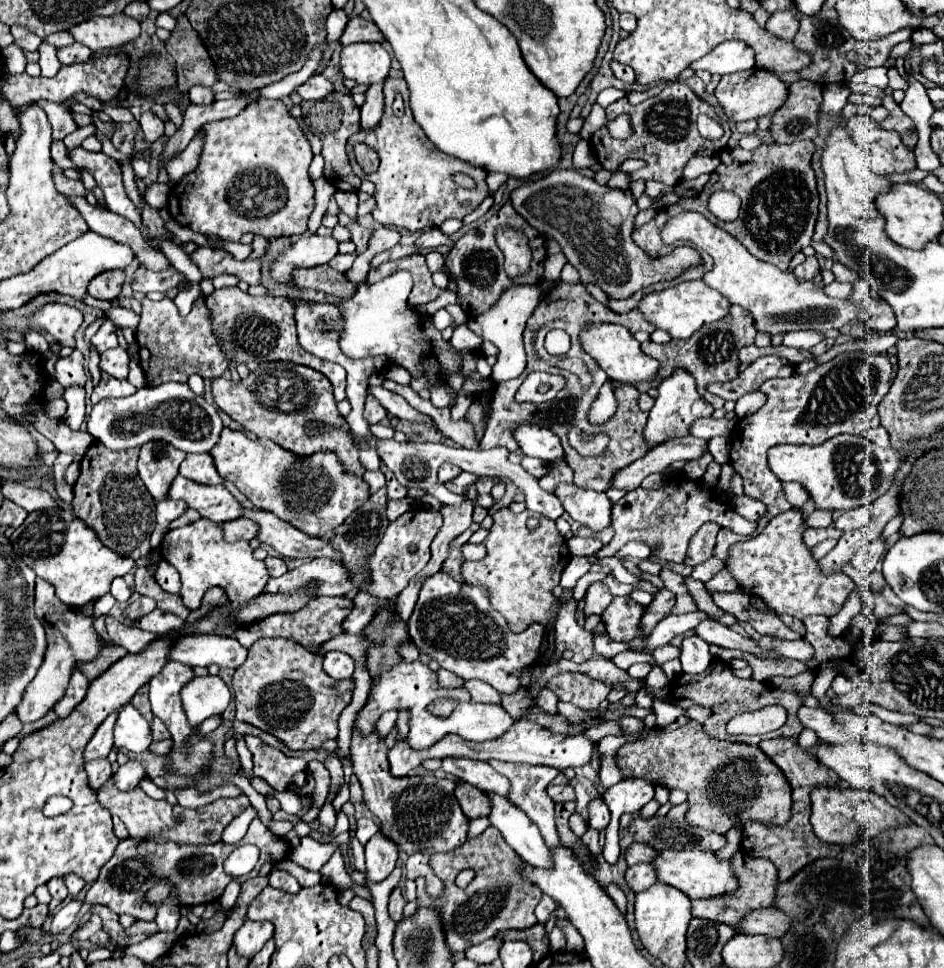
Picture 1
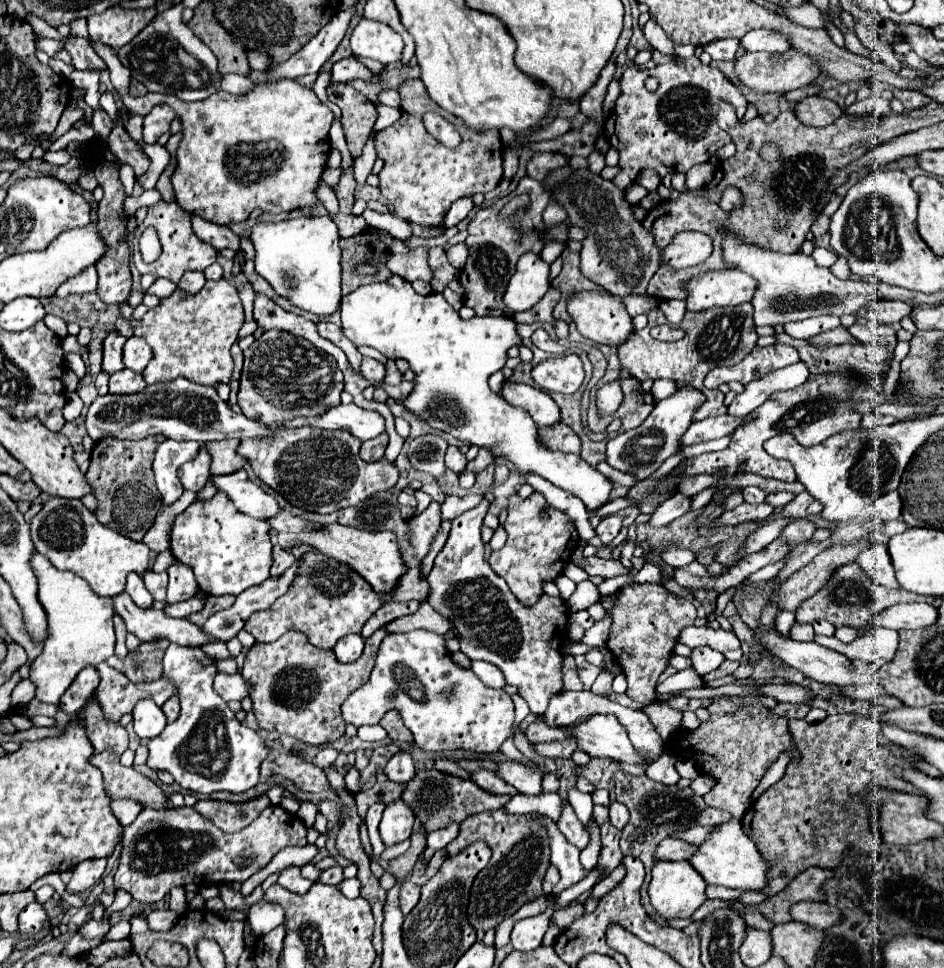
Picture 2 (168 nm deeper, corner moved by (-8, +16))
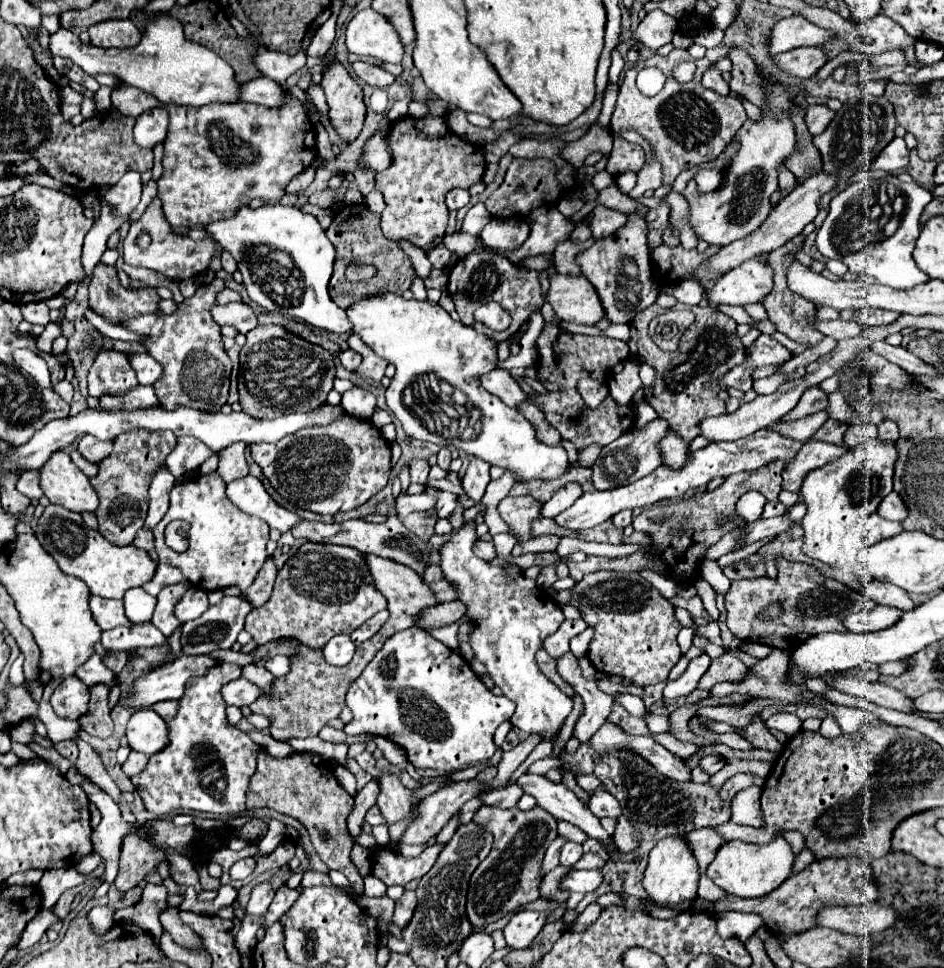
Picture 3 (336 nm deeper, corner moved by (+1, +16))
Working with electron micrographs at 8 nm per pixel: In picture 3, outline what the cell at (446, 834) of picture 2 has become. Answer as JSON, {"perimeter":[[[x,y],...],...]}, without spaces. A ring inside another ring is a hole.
{"perimeter":[[[471,798],[469,802],[465,802],[463,804],[463,808],[461,808],[461,824],[467,824],[469,820],[473,820],[473,816],[475,816],[475,812],[479,810],[483,806],[483,800],[479,800],[479,798]]]}

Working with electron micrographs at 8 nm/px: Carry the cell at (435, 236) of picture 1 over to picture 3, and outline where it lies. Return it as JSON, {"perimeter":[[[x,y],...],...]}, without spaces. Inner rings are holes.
{"perimeter":[[[453,188],[451,192],[447,192],[445,198],[447,198],[447,208],[449,208],[451,212],[455,212],[455,210],[467,206],[467,202],[469,202],[469,192],[463,190],[463,188]]]}

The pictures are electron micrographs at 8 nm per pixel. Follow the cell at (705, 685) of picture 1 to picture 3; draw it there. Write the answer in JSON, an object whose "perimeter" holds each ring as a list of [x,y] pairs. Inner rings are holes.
{"perimeter":[[[725,652],[723,656],[713,658],[709,670],[705,672],[705,676],[699,682],[699,688],[711,690],[719,682],[735,682],[737,684],[745,672],[747,672],[747,666],[731,652]]]}

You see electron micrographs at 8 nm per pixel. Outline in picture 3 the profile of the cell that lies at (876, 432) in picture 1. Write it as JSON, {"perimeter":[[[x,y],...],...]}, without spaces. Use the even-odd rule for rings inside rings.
{"perimeter":[[[865,424],[865,426],[849,426],[847,432],[845,432],[845,446],[847,448],[857,448],[869,440],[877,438],[877,426],[873,424]]]}

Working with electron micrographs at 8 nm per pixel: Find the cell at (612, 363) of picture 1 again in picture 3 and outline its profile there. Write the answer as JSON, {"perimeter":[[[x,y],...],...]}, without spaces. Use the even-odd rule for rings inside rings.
{"perimeter":[[[559,272],[549,276],[547,300],[555,314],[565,322],[593,326],[601,320],[603,306],[593,284],[583,276],[561,276]]]}

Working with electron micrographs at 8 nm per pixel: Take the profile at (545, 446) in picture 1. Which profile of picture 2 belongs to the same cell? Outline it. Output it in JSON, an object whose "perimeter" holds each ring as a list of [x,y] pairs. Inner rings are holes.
{"perimeter":[[[504,382],[502,396],[512,404],[524,408],[538,428],[550,428],[560,422],[560,408],[558,404],[542,390],[526,386],[526,384],[512,384]]]}

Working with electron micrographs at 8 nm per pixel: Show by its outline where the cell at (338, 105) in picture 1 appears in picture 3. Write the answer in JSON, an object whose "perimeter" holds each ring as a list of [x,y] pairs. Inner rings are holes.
{"perimeter":[[[337,60],[329,62],[327,70],[323,72],[321,86],[325,90],[325,98],[329,104],[329,122],[345,142],[355,140],[365,120],[361,86]]]}

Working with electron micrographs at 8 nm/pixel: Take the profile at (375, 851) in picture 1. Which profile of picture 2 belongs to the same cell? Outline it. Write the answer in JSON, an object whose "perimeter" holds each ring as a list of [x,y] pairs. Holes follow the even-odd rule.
{"perimeter":[[[402,800],[388,804],[380,822],[380,838],[384,846],[390,848],[406,840],[412,834],[412,822],[414,822],[414,814]]]}

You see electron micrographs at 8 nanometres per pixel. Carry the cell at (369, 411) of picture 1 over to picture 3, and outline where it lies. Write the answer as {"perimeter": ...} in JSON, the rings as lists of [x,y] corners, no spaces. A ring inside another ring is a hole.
{"perimeter":[[[353,386],[353,388],[349,388],[343,394],[341,406],[347,412],[355,412],[355,416],[367,416],[367,418],[371,418],[373,412],[375,412],[375,408],[377,408],[377,398],[369,390]]]}

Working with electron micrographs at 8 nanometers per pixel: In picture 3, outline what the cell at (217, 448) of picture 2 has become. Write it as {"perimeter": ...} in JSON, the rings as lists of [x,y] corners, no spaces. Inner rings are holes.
{"perimeter":[[[237,442],[219,452],[219,468],[217,470],[225,482],[237,480],[237,478],[243,478],[249,474],[249,464],[245,460],[245,448],[247,448],[247,444]]]}

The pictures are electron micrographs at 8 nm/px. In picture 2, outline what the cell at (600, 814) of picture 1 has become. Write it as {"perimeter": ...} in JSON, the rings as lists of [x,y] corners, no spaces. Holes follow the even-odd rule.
{"perimeter":[[[612,802],[610,804],[610,822],[612,822],[614,828],[622,830],[626,826],[626,822],[628,822],[628,808],[624,804],[620,804],[620,802]]]}

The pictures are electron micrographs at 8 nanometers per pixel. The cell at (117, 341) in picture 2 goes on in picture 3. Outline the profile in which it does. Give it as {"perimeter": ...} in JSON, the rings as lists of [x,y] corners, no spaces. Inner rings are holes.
{"perimeter":[[[101,350],[89,370],[89,396],[95,398],[127,392],[127,388],[135,388],[137,384],[127,356],[115,350]]]}

